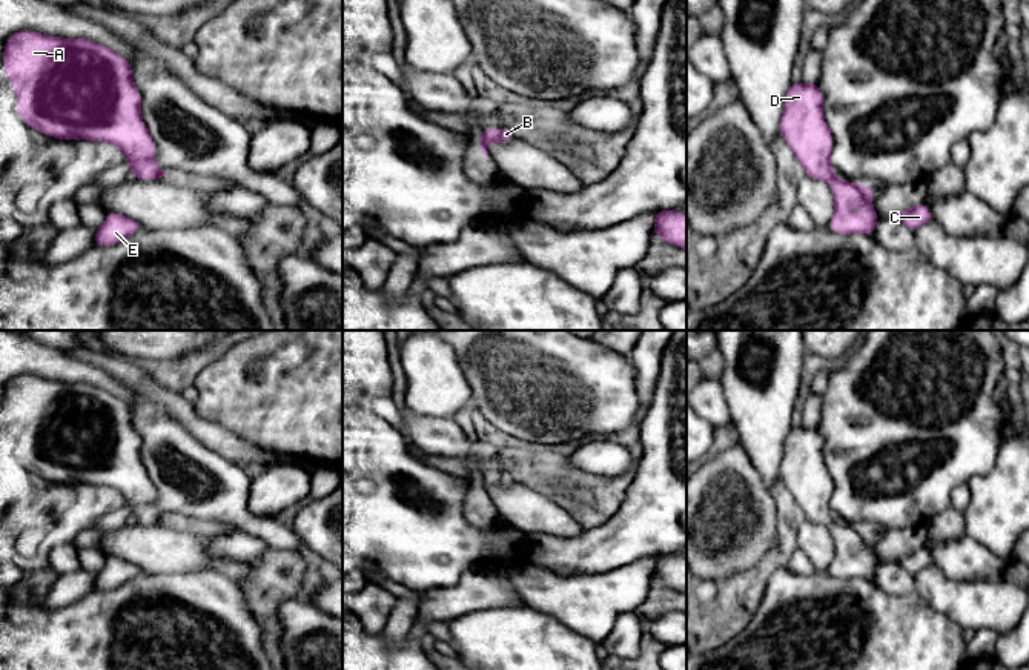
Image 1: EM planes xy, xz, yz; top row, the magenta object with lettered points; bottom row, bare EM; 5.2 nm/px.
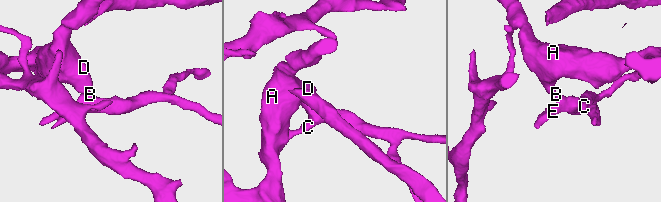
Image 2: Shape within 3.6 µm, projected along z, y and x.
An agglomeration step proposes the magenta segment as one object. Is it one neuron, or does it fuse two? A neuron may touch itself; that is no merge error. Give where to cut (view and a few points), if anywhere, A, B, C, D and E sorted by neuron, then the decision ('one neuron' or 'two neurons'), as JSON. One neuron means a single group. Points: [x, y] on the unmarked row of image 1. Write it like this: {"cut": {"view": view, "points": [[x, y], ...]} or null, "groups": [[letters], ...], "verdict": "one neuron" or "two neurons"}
{"cut": null, "groups": [["A", "B", "C", "D", "E"]], "verdict": "one neuron"}

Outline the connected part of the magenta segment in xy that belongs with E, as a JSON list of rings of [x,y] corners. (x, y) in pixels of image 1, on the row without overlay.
[[[108,556],[104,567],[95,575],[94,590],[104,592],[117,589],[138,576],[143,570],[118,556]]]

